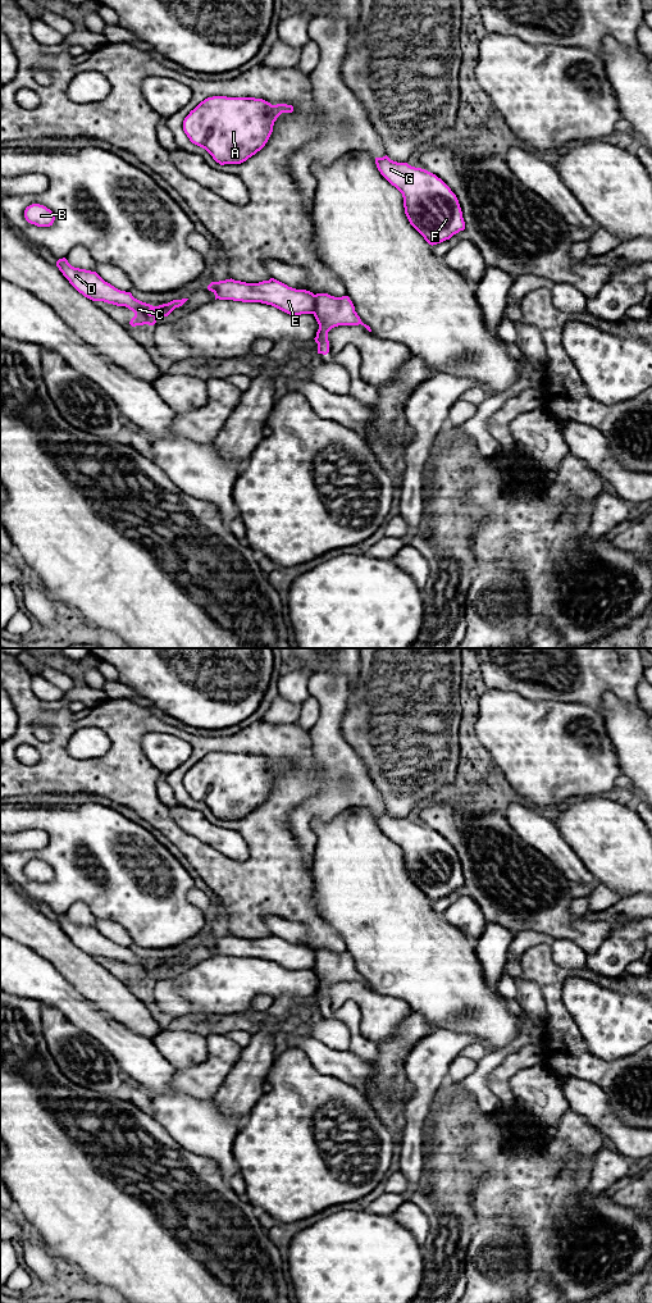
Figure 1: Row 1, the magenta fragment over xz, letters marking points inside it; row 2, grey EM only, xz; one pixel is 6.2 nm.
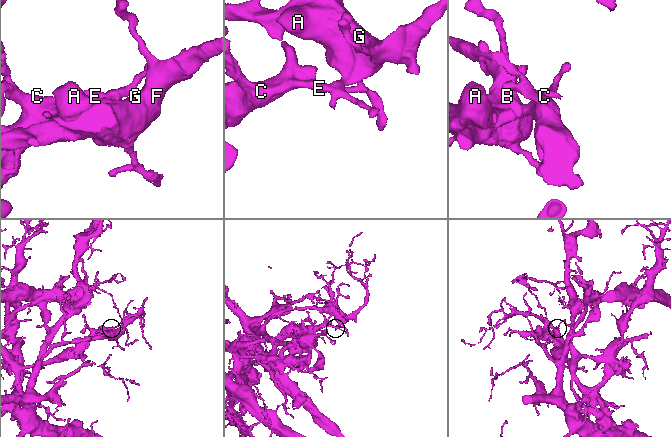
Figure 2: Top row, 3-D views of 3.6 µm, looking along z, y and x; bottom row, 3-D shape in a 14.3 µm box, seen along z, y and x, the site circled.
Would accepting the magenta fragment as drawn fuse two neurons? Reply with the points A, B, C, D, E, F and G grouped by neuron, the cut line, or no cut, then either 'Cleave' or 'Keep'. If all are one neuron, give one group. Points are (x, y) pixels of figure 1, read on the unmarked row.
Groups: A F G / B C D E. Split along xz (315, 951), (315, 965), (311, 969). Cleave

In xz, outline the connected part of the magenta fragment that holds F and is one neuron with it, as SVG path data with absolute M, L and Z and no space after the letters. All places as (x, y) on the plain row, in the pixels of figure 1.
M387 811L375 814L375 820L380 830L402 849L410 880L429 901L441 899L465 885L456 851L436 830L393 817Z

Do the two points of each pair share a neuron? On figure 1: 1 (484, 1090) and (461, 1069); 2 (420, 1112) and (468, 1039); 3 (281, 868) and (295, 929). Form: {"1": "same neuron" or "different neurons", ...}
{"1": "different neurons", "2": "same neuron", "3": "different neurons"}

